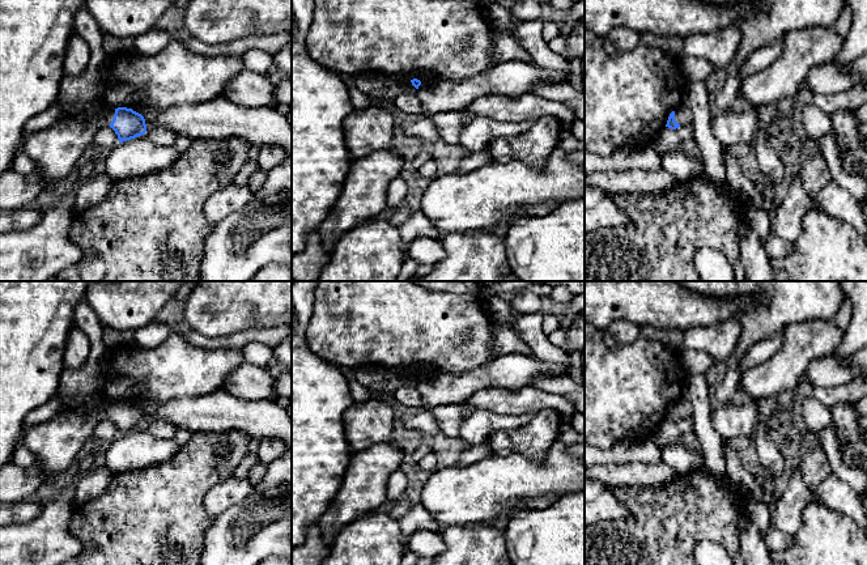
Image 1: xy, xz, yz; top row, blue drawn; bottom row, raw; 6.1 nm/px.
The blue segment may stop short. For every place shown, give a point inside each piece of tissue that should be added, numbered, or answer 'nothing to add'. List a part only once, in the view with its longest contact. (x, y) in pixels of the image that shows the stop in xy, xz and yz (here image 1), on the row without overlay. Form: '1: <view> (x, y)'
1: xy (56, 444)

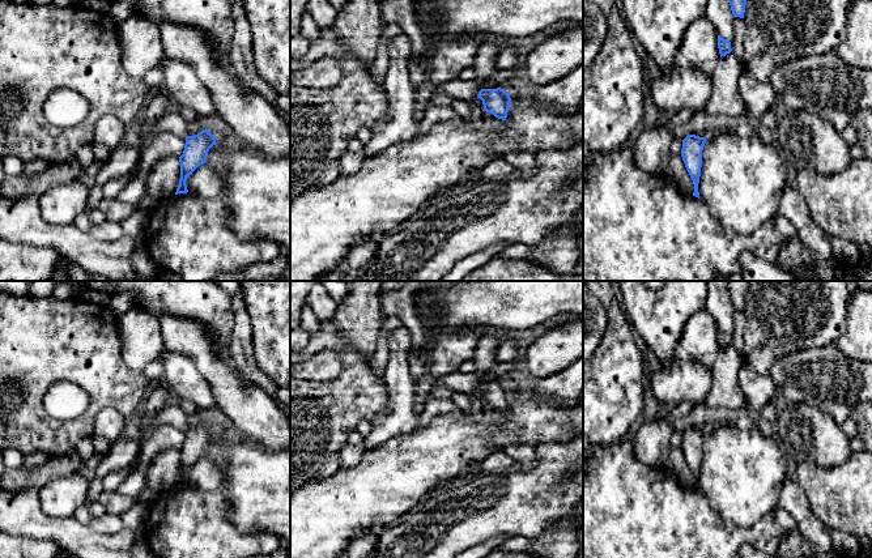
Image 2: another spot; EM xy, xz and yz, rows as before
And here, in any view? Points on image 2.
nothing to add

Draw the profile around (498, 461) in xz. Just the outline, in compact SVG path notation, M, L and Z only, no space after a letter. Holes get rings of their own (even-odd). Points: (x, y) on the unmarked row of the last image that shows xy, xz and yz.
M495 451L482 461L482 473L503 473L516 468L515 461L503 451Z

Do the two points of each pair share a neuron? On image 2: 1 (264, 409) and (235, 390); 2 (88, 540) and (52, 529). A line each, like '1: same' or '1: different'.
1: same
2: same

